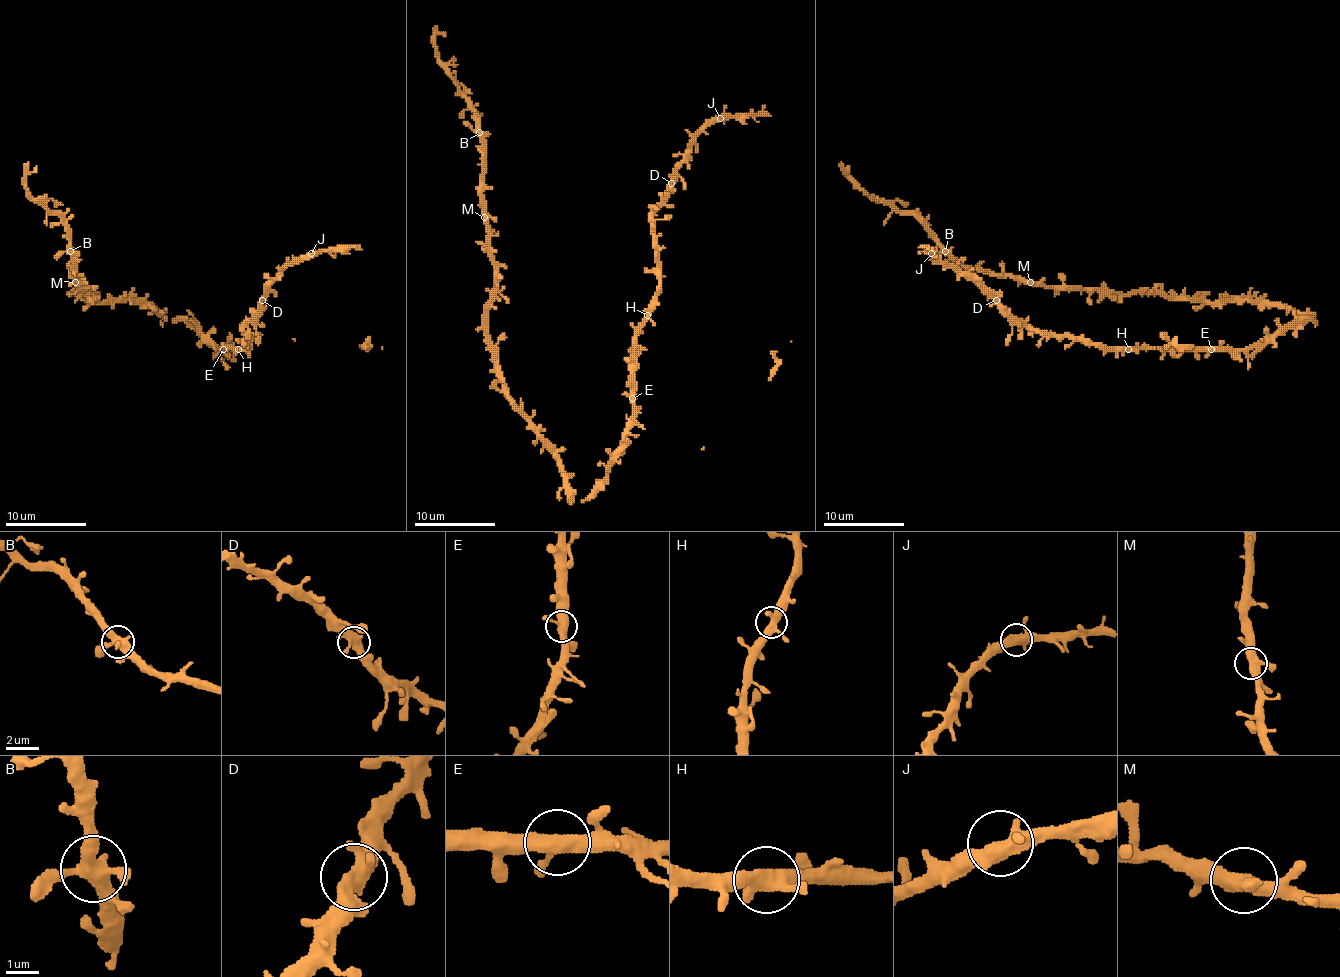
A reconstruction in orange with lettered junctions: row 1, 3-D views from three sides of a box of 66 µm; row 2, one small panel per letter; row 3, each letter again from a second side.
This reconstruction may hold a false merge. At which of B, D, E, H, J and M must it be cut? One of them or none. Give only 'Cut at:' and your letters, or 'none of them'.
Cut at: none of them

